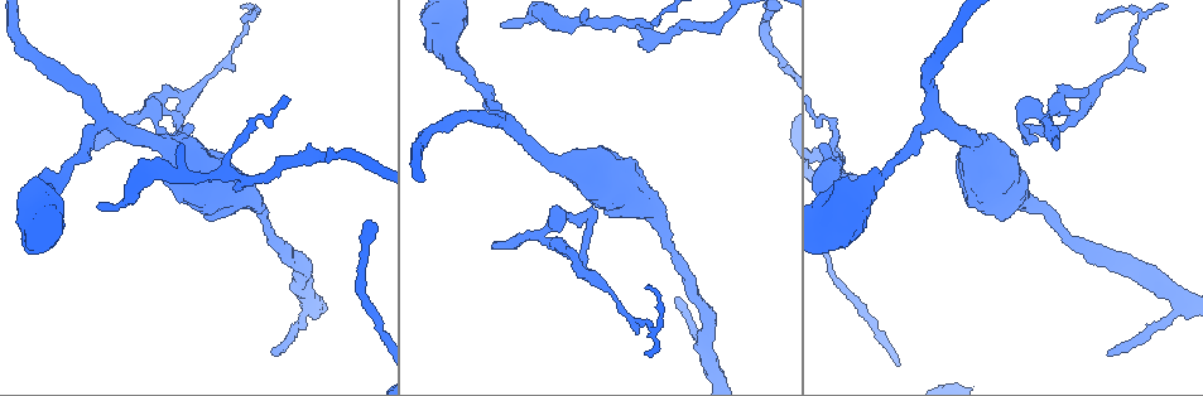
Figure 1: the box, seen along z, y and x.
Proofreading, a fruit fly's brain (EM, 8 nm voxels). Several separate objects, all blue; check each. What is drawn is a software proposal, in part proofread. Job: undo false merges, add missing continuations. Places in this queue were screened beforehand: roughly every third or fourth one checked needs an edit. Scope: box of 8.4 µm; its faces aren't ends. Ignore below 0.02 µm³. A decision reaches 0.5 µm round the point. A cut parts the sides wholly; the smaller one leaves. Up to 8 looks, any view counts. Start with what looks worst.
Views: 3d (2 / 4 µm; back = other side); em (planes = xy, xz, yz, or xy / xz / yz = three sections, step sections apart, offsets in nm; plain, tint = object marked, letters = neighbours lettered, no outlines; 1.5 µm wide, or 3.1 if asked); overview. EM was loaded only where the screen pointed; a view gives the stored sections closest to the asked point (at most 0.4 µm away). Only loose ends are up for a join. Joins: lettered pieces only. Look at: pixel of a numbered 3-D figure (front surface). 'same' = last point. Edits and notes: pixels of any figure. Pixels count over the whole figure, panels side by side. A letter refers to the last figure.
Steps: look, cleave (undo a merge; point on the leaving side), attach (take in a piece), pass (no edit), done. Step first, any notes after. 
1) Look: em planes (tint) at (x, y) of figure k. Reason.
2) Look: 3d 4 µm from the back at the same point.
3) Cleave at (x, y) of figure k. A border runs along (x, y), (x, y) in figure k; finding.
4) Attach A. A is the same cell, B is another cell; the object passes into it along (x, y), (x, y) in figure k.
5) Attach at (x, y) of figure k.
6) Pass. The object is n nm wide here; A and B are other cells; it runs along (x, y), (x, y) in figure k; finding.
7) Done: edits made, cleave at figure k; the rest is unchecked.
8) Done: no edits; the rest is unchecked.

Look: 3d 4 µm at (494, 248) of figure 1. Branch stops here.

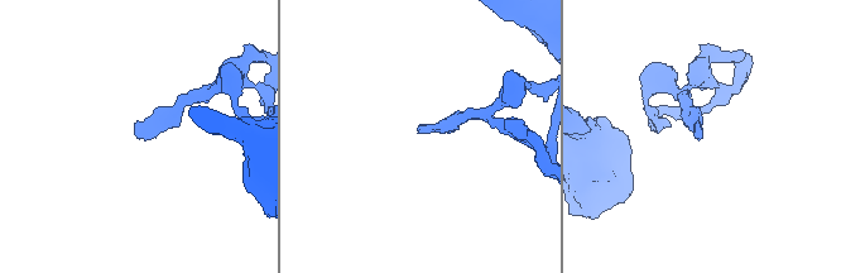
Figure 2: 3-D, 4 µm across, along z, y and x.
Look: em xy step 8 (letters) at (421, 133) of figure 2.

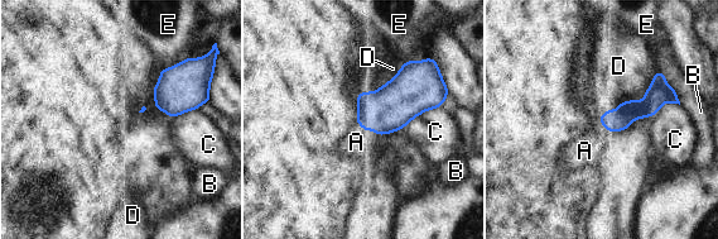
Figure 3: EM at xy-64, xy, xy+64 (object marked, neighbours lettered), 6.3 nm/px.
Attach A. A is the same cell, B, C, D and E are other cells; the neuron continues.

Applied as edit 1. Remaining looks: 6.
Look: overview.

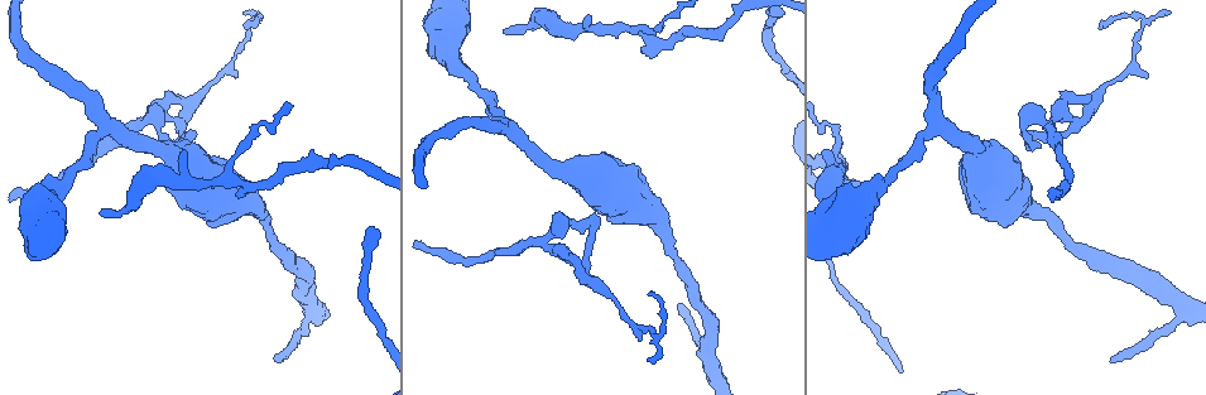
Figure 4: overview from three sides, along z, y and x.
Look: em xy step 4 (tint) at (105, 209) of figure 4. An open end.

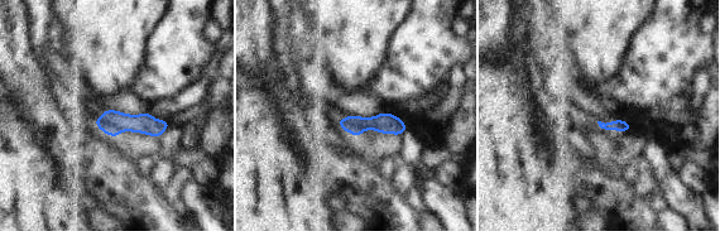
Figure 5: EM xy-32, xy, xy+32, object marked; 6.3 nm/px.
Look: em planes (letters) at the same point.

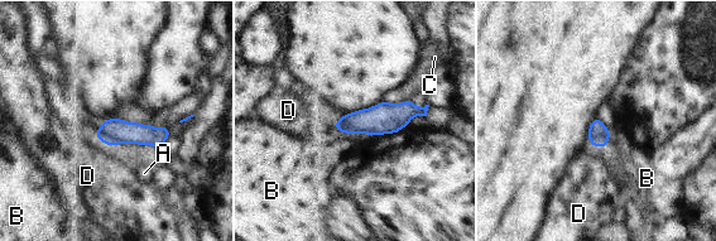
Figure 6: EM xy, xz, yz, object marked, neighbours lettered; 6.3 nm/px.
Pass. The object is 140 nm wide here; A, B, C and D are other cells; it runs along (423, 110), (337, 126) in figure 6; no lettered piece goes on from it.

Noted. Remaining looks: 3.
Done: edits made, attach at figure 3; the rest is unchecked.

